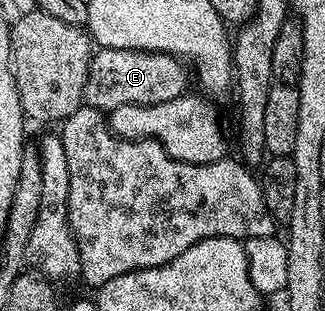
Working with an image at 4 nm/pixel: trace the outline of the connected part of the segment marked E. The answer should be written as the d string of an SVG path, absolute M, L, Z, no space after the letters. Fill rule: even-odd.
M96 48L91 55L91 66L89 67L89 79L87 86L83 92L86 104L90 108L98 109L100 111L110 111L117 107L125 107L129 103L137 103L138 105L152 105L153 103L169 103L169 99L177 99L182 97L184 93L188 92L189 85L187 85L187 77L189 81L189 69L184 62L180 61L178 57L171 57L167 53L150 53L149 51L141 51L140 49L100 49Z

